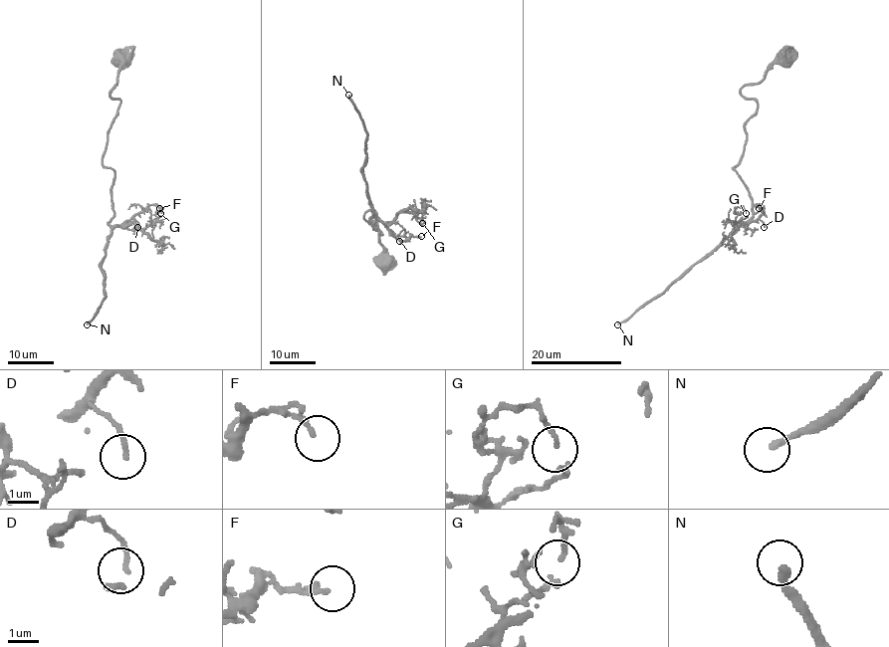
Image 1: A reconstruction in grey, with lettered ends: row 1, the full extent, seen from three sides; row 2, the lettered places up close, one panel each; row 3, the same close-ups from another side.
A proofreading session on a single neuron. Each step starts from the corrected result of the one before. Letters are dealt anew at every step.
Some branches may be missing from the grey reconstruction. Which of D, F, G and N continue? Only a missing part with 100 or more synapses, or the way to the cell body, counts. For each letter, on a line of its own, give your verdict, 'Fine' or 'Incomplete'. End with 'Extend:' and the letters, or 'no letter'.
D: Fine
F: Fine
G: Fine
N: Incomplete
Extend: N

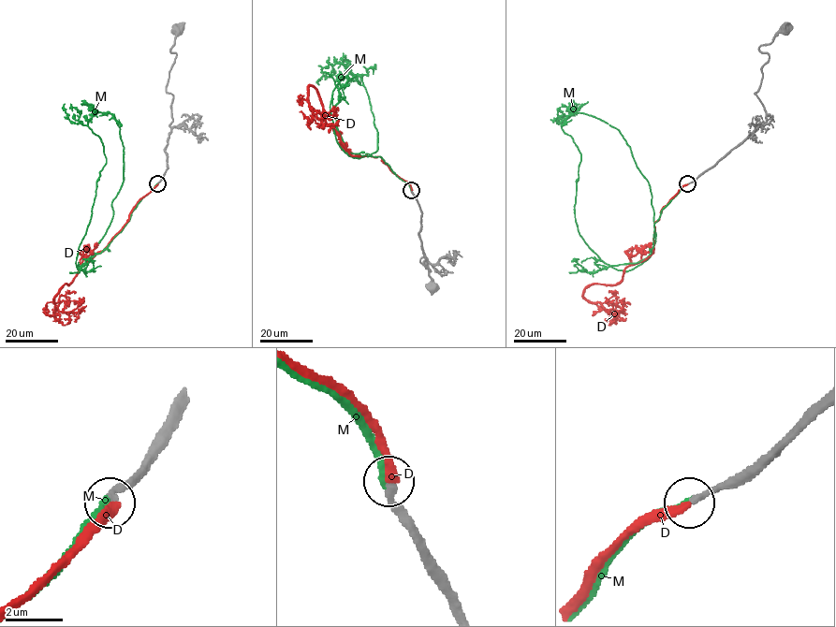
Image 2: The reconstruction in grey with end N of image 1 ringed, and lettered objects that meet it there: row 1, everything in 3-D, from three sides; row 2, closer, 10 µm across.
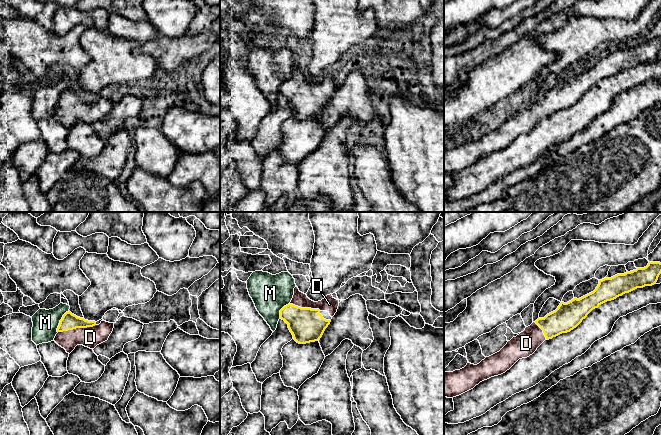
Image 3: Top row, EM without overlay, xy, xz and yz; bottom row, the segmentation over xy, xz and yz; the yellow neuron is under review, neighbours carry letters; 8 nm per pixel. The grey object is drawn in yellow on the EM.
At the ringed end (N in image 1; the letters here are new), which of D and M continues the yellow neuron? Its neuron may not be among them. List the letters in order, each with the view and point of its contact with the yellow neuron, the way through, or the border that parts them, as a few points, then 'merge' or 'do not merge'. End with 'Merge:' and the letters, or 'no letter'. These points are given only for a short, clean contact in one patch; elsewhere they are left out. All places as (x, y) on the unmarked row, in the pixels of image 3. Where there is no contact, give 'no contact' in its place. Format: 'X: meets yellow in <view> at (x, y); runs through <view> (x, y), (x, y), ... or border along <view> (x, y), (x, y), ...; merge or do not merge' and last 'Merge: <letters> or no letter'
D: meets yellow in xy at (76, 103); runs through xy (69, 97), (76, 103), (90, 113); merge
M: meets yellow in xy at (60, 97); border along xy (68, 86), (60, 96), (57, 108); do not merge
Merge: D

